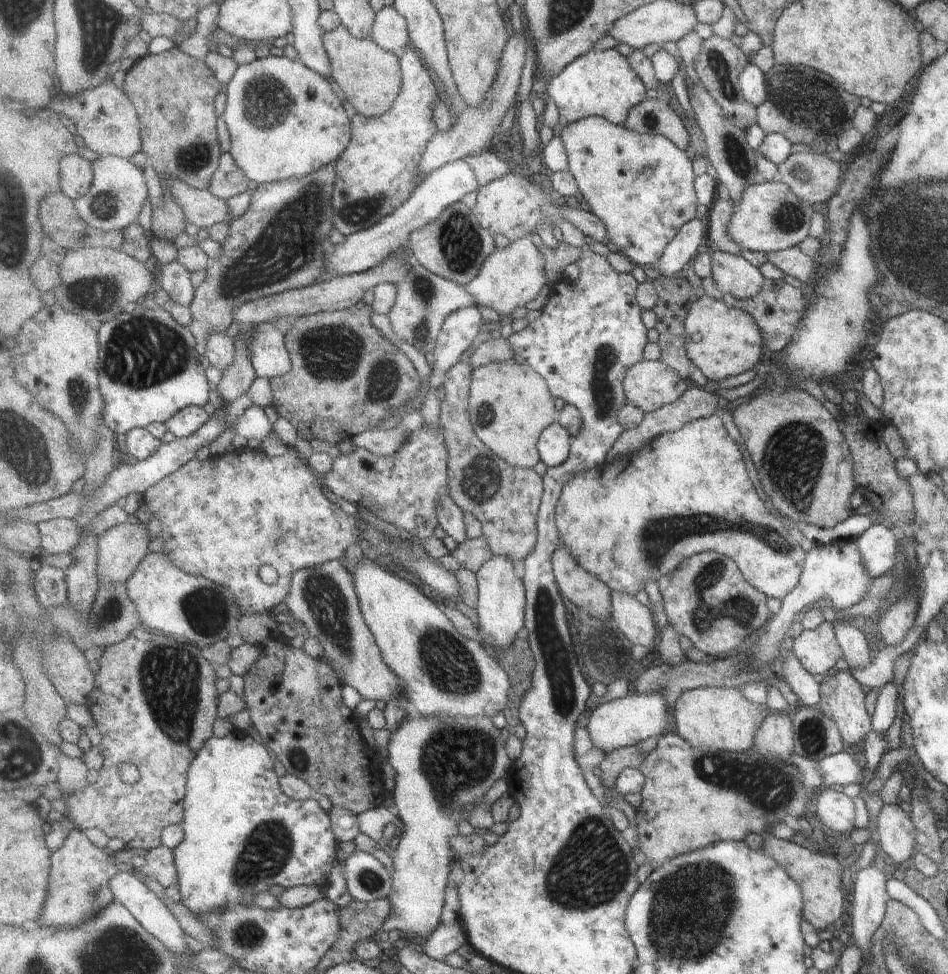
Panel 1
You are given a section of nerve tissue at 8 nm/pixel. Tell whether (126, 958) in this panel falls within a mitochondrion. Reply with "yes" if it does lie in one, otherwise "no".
yes

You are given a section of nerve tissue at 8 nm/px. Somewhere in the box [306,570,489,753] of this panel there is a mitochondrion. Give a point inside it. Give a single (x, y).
(450, 666)

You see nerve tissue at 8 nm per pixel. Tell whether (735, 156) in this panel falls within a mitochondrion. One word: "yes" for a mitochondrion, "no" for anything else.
yes

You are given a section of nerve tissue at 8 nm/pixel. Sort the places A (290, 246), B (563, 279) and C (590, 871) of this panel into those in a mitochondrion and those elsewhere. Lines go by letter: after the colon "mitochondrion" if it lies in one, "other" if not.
A: mitochondrion
B: other
C: mitochondrion

